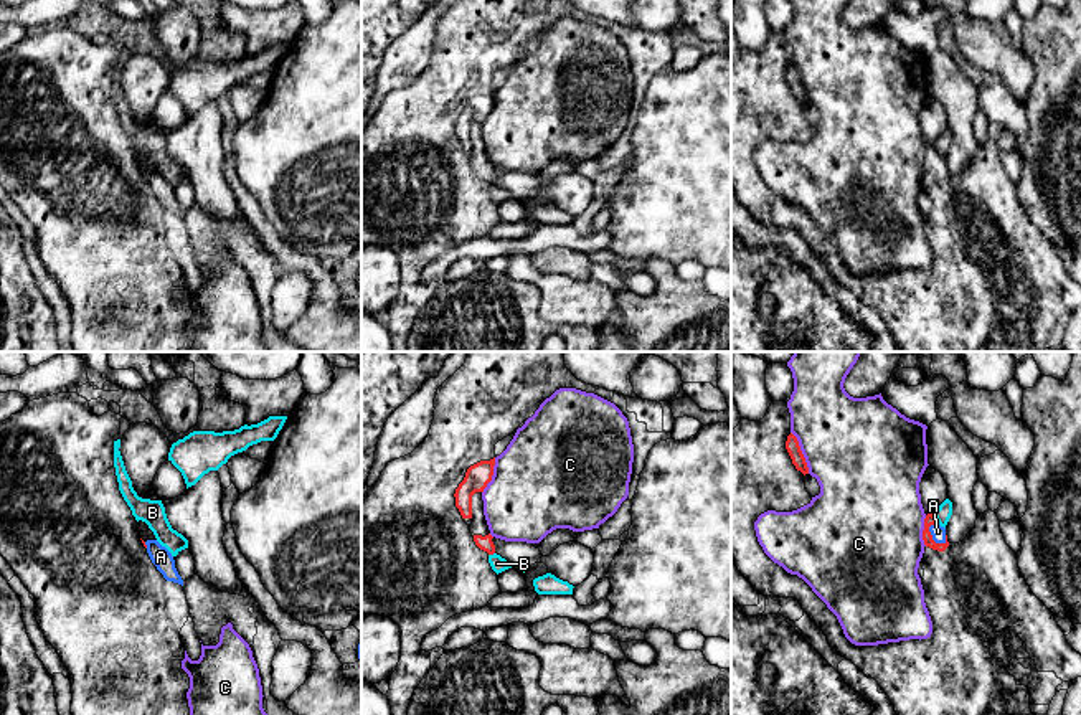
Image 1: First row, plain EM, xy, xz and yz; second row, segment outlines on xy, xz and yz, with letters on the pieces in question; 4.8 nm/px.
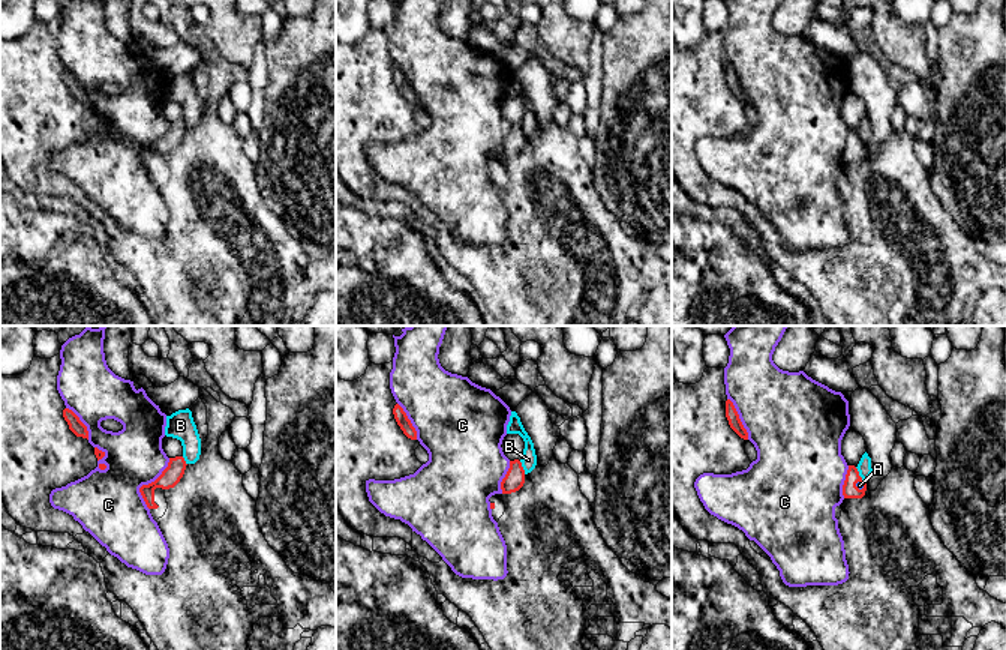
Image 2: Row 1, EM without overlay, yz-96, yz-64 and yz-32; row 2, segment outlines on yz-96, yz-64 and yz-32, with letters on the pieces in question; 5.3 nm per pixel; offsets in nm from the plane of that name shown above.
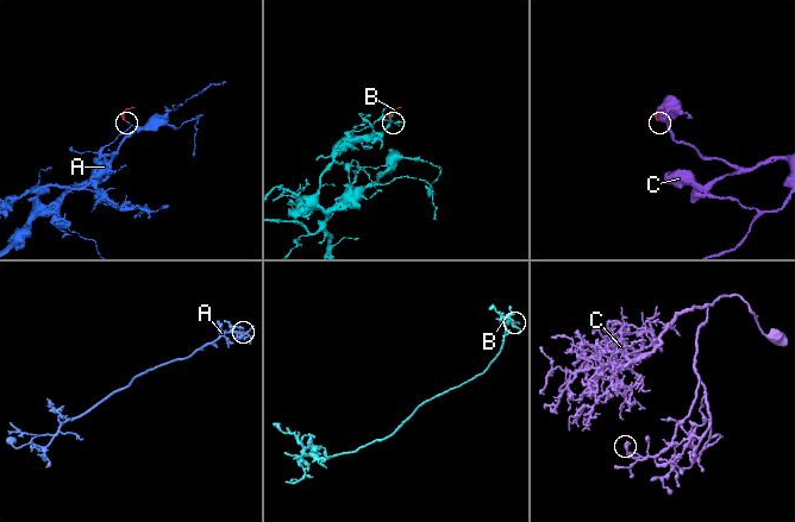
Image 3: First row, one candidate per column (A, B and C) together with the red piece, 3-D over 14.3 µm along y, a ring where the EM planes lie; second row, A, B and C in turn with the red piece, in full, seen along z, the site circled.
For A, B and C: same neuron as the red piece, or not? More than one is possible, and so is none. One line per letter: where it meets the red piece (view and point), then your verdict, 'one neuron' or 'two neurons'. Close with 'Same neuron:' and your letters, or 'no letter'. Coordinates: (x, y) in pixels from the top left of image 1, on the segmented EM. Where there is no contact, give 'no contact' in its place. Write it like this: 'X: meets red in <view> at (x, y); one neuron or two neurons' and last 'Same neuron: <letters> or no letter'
A: meets red in yz at (931, 537); one neuron
B: meets red in yz at (934, 519); two neurons
C: meets red in yz at (801, 453); two neurons
Same neuron: A

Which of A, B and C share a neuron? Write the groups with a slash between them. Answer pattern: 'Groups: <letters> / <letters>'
Groups: A / B / C

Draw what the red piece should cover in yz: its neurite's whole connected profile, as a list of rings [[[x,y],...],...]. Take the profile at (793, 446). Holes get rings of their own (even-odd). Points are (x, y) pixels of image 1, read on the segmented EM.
[[[792,433],[787,436],[786,449],[787,449],[795,469],[800,471],[804,476],[809,474],[805,457],[800,451],[797,438]]]

